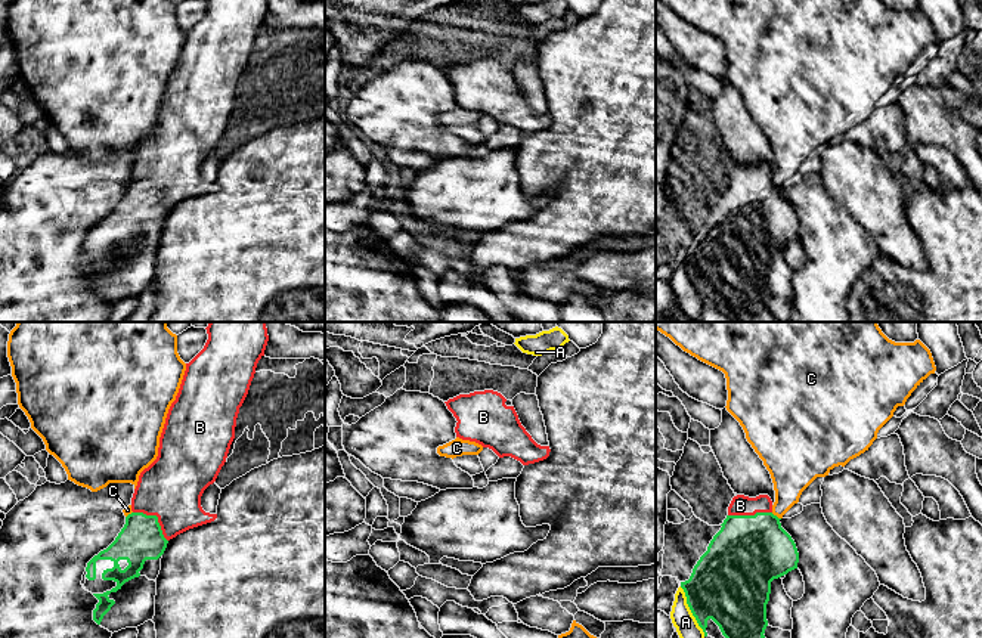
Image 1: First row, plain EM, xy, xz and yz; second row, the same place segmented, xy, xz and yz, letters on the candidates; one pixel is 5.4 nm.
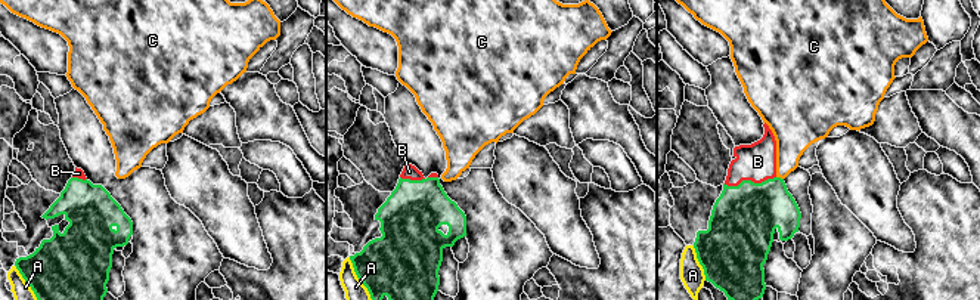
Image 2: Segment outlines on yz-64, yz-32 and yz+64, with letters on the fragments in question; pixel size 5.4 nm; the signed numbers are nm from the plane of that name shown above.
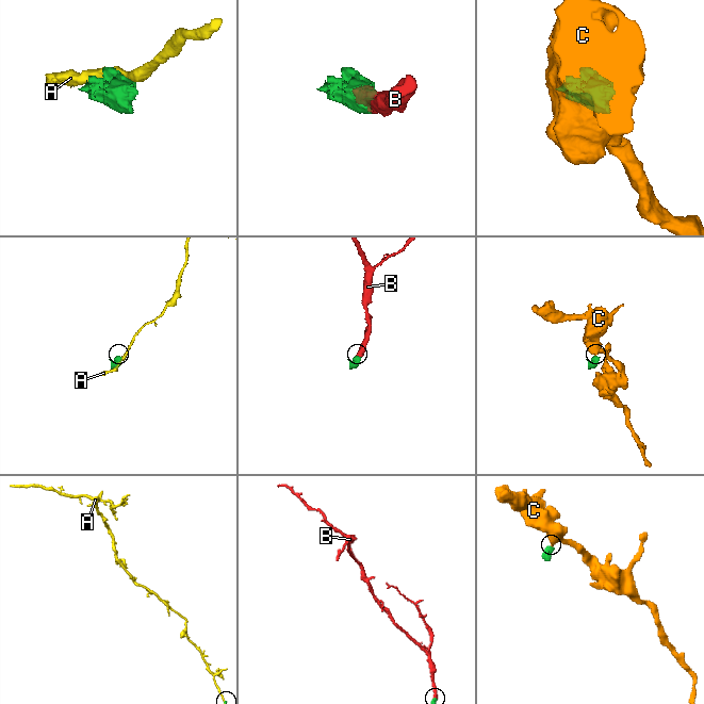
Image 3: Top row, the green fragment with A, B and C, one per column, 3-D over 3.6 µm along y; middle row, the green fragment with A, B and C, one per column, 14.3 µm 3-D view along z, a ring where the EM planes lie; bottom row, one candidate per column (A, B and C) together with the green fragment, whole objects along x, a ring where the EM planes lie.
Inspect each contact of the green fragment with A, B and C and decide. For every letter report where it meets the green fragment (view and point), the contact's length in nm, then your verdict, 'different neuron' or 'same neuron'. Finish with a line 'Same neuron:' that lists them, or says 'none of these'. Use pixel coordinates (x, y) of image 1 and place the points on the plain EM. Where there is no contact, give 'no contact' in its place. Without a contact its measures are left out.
A: meets green in yz at (691, 281); contact 300 nm long; different neuron
B: meets green in xy at (157, 186); contact 260 nm long; same neuron
C: meets green in yz at (776, 185); contact 70 nm long; different neuron
Same neuron: B

